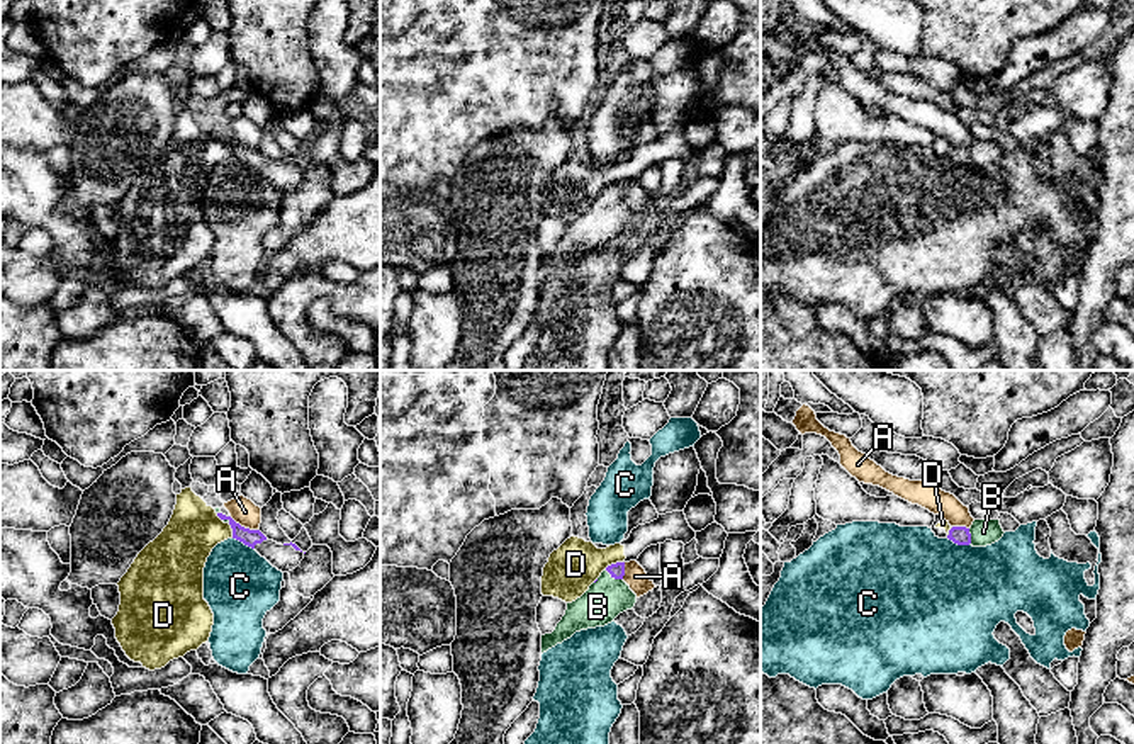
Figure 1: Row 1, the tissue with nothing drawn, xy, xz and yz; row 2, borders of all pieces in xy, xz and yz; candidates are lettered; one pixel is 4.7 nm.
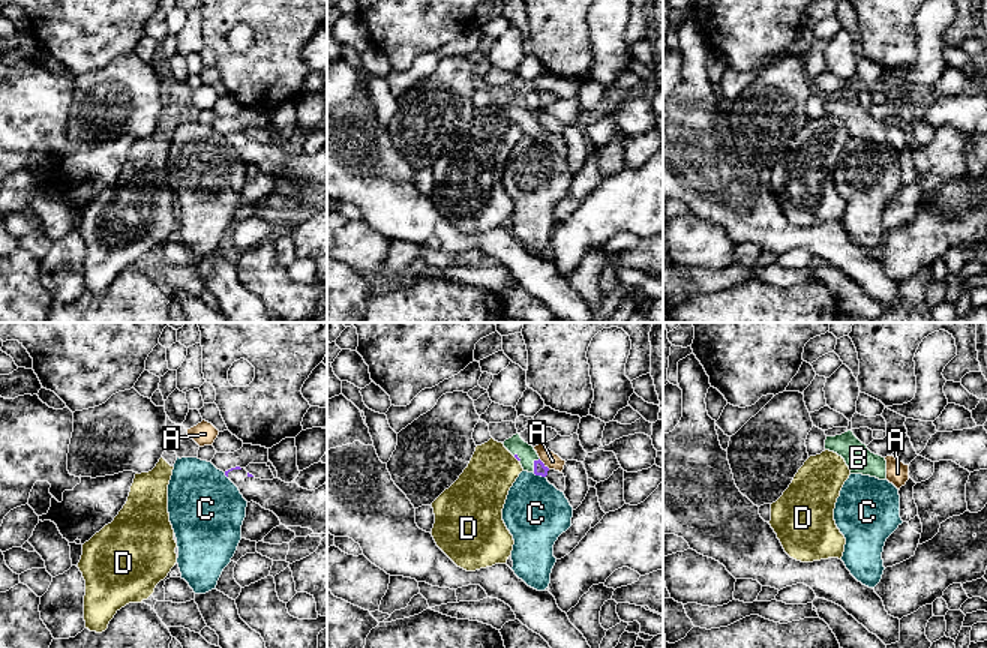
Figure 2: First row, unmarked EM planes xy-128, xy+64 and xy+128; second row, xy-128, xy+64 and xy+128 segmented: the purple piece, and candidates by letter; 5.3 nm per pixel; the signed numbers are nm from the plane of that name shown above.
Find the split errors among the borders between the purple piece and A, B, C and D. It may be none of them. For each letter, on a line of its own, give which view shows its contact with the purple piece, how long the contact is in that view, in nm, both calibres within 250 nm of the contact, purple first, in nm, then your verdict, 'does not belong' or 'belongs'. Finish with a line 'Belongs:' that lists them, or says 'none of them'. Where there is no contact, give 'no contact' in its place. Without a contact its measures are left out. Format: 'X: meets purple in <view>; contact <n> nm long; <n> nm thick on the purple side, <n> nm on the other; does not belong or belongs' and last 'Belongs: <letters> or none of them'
A: meets purple in xy; contact 150 nm long; 80 nm thick on the purple side, 120 nm on the other; does not belong
B: meets purple in xz; contact 100 nm long; 70 nm thick on the purple side, 190 nm on the other; belongs
C: meets purple in yz; contact 120 nm long; 90 nm thick on the purple side, 500 nm on the other; does not belong
D: meets purple in xz; contact 90 nm long; 70 nm thick on the purple side, 240 nm on the other; does not belong
Belongs: B

